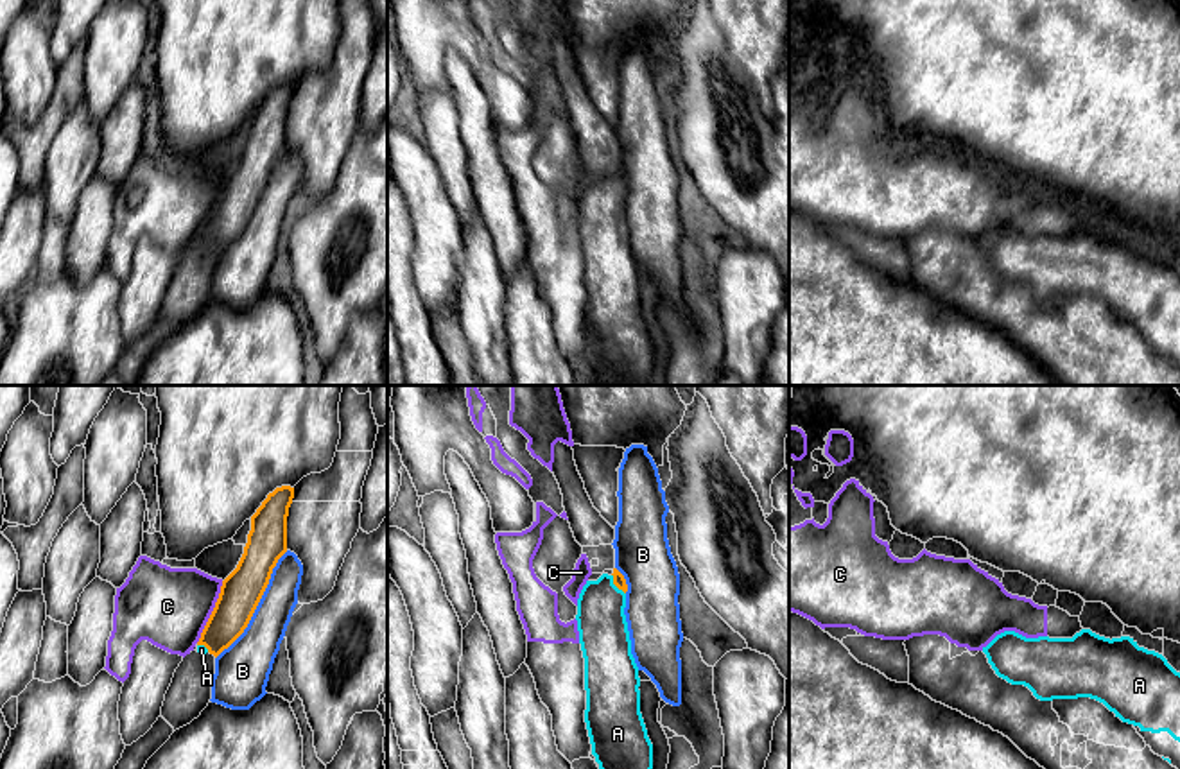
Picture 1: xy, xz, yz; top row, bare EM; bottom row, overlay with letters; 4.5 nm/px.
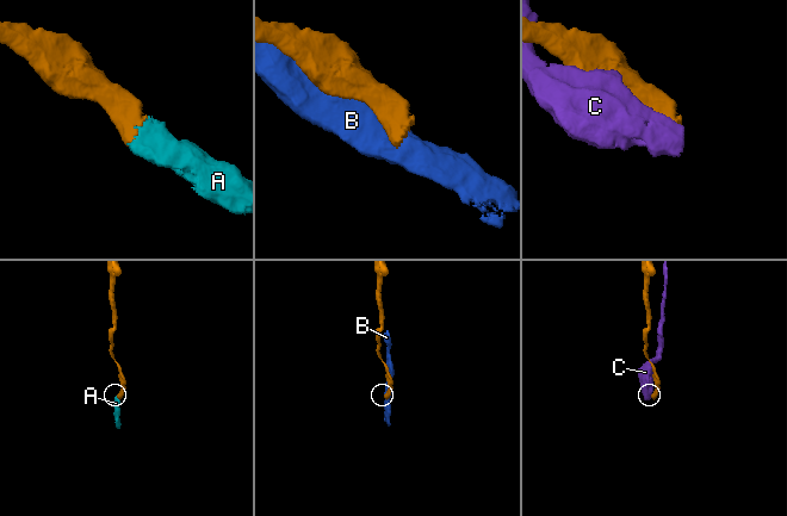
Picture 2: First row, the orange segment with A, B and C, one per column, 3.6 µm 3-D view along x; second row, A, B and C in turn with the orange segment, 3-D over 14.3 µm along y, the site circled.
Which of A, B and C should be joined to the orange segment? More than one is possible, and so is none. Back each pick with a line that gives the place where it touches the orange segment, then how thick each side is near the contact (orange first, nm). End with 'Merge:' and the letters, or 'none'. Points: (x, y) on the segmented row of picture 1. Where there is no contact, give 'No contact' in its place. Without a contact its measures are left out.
A: Touches orange at xz (616, 585). Thickness 60 nm (orange) against 220 nm
Merge: A

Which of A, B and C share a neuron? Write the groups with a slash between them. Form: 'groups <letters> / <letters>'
groups A / B / C

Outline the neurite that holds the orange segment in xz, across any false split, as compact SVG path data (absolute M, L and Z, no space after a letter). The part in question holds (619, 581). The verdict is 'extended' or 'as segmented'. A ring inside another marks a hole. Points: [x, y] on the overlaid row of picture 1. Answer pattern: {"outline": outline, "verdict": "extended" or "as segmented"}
{"outline": "M613 568L612 575L586 581L577 599L576 620L585 658L585 722L599 769L653 769L653 744L640 713L640 678L624 615L626 592L624 575Z", "verdict": "extended"}

